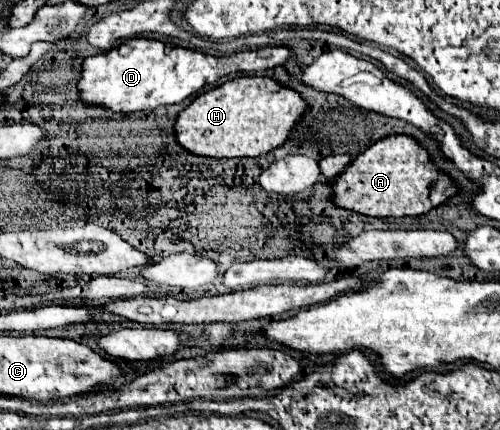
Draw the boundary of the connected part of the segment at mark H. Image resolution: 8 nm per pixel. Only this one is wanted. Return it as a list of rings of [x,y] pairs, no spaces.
[[[236,77],[224,85],[198,95],[188,109],[180,111],[176,119],[178,143],[196,155],[208,157],[258,157],[270,153],[288,141],[288,135],[302,121],[308,109],[308,101],[294,89],[280,85],[272,77]]]

